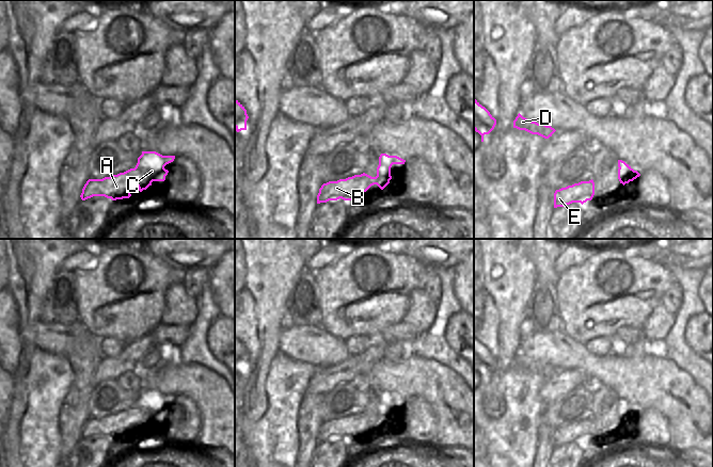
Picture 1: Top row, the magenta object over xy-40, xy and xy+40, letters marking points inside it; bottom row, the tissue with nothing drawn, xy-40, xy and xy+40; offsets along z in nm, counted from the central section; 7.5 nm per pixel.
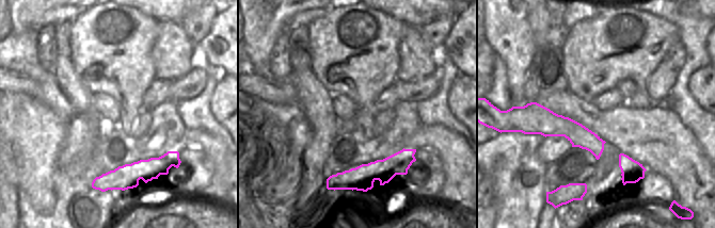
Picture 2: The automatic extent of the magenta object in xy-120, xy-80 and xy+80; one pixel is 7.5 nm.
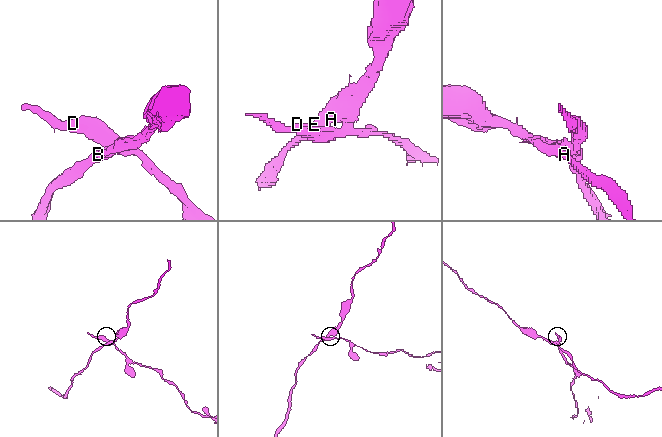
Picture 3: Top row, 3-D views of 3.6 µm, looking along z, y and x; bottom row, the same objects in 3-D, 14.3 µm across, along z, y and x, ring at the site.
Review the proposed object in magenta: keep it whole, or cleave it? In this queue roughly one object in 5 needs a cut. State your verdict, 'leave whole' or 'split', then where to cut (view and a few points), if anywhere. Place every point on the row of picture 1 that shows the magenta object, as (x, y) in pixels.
split | xy (384, 166), (383, 172), (390, 175)

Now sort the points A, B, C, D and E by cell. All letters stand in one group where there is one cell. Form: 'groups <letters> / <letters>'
groups A B C E / D

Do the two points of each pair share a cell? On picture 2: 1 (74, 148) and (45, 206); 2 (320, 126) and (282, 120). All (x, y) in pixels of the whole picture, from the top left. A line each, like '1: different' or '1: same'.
1: different
2: different

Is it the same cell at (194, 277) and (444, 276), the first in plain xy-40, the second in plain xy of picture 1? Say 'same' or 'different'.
different

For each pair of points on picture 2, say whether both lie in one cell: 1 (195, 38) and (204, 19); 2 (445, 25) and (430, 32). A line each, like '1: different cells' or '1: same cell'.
1: same cell
2: same cell

